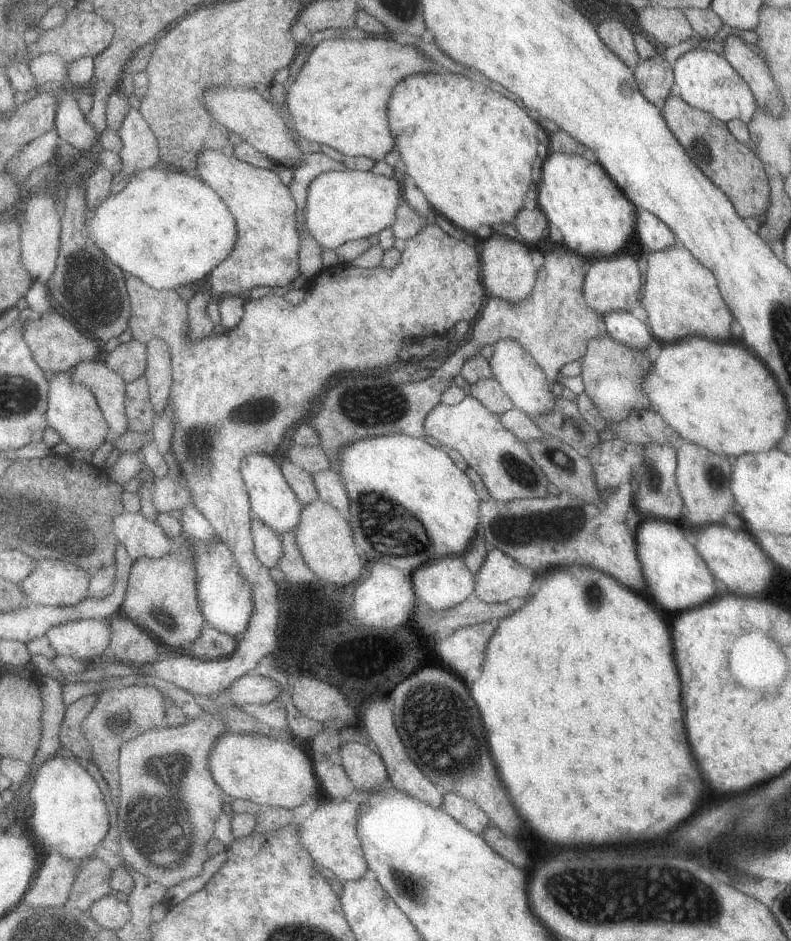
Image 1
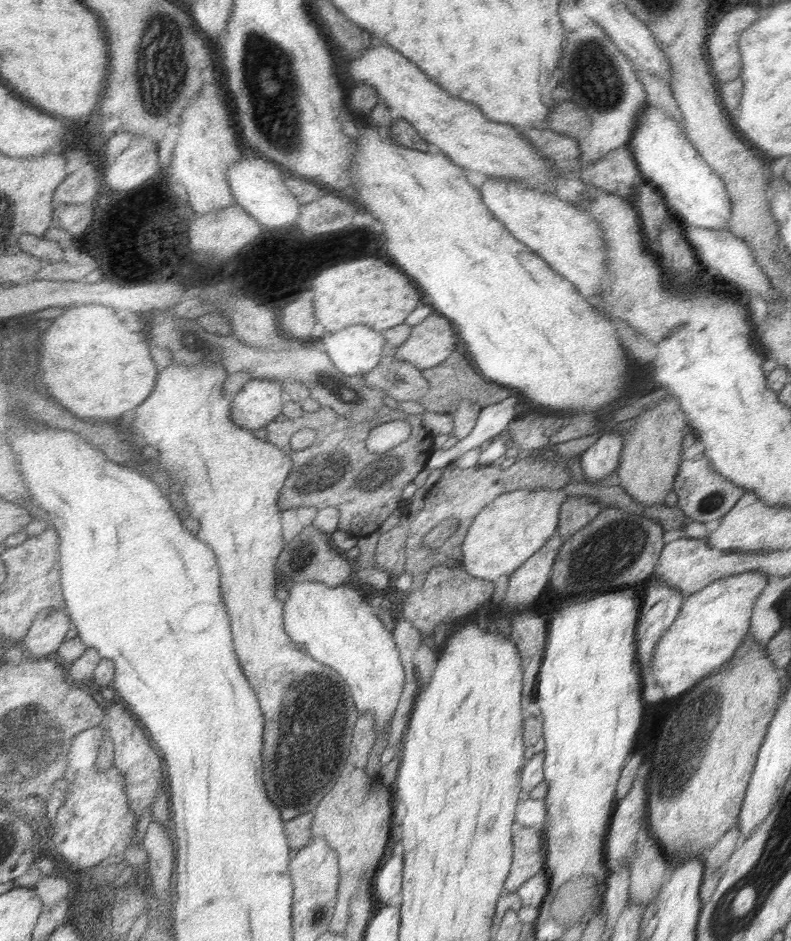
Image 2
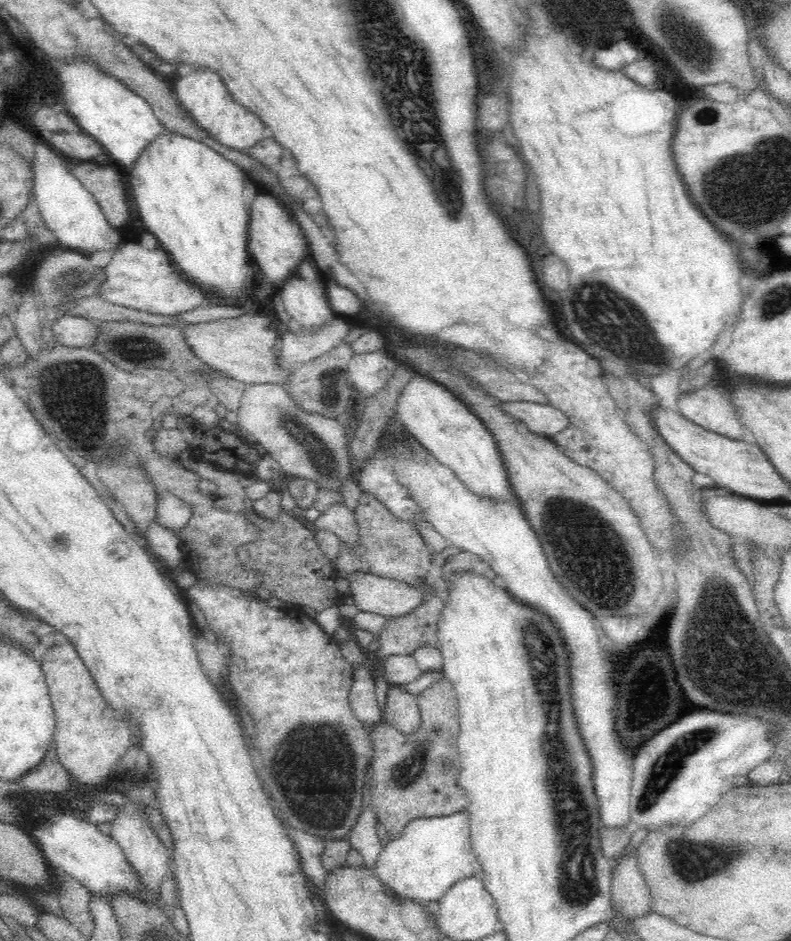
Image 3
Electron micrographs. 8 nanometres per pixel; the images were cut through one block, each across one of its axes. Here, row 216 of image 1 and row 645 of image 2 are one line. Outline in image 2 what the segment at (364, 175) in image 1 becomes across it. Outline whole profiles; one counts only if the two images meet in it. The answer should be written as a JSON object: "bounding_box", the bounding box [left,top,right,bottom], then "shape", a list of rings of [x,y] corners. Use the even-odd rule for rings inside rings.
{"bounding_box":[285,582,407,732],"shape":[[[297,582],[297,584],[287,584],[289,590],[289,600],[285,602],[285,628],[289,636],[305,648],[315,660],[321,664],[327,664],[335,668],[349,684],[353,690],[353,698],[361,710],[361,716],[365,712],[375,712],[377,714],[377,724],[379,732],[387,726],[387,722],[395,718],[401,698],[405,694],[405,684],[407,684],[407,670],[401,658],[401,650],[395,644],[395,634],[387,632],[387,624],[381,620],[377,610],[371,606],[369,598],[365,596],[359,588],[353,588],[349,584],[331,588],[321,582]]]}

